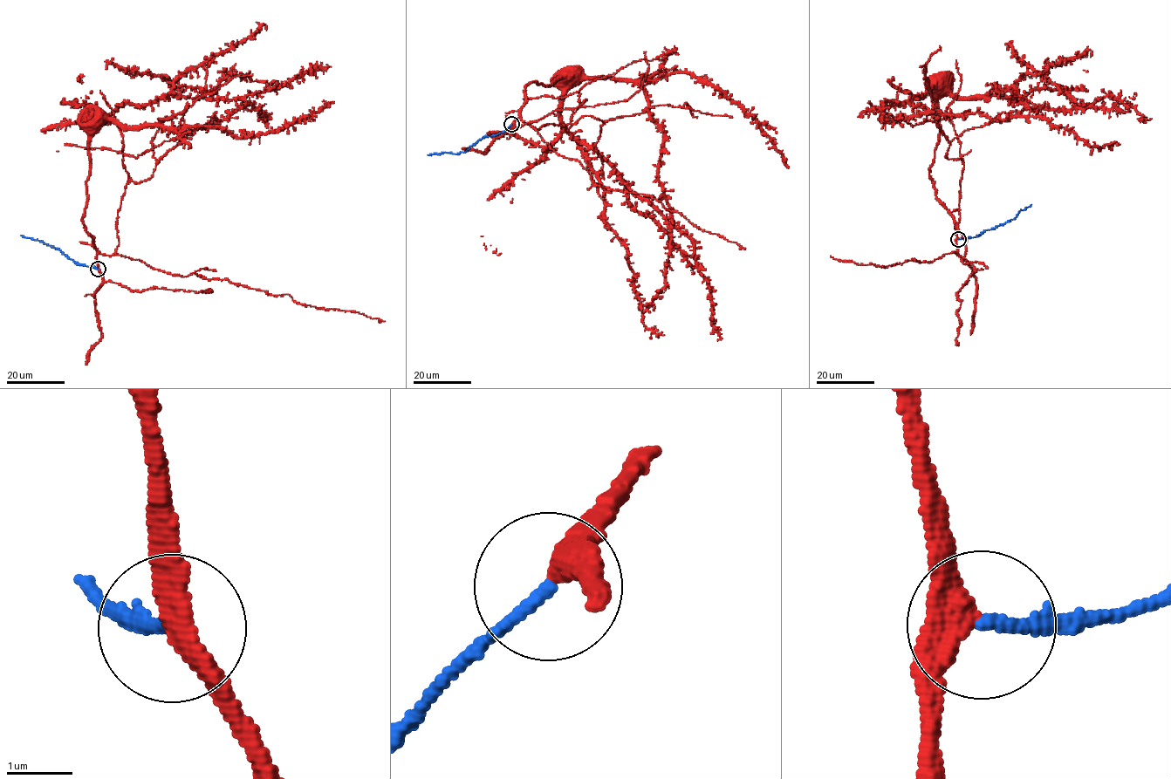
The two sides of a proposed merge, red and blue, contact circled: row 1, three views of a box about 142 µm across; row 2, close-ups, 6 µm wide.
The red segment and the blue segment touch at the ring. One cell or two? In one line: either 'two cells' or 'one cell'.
one cell

